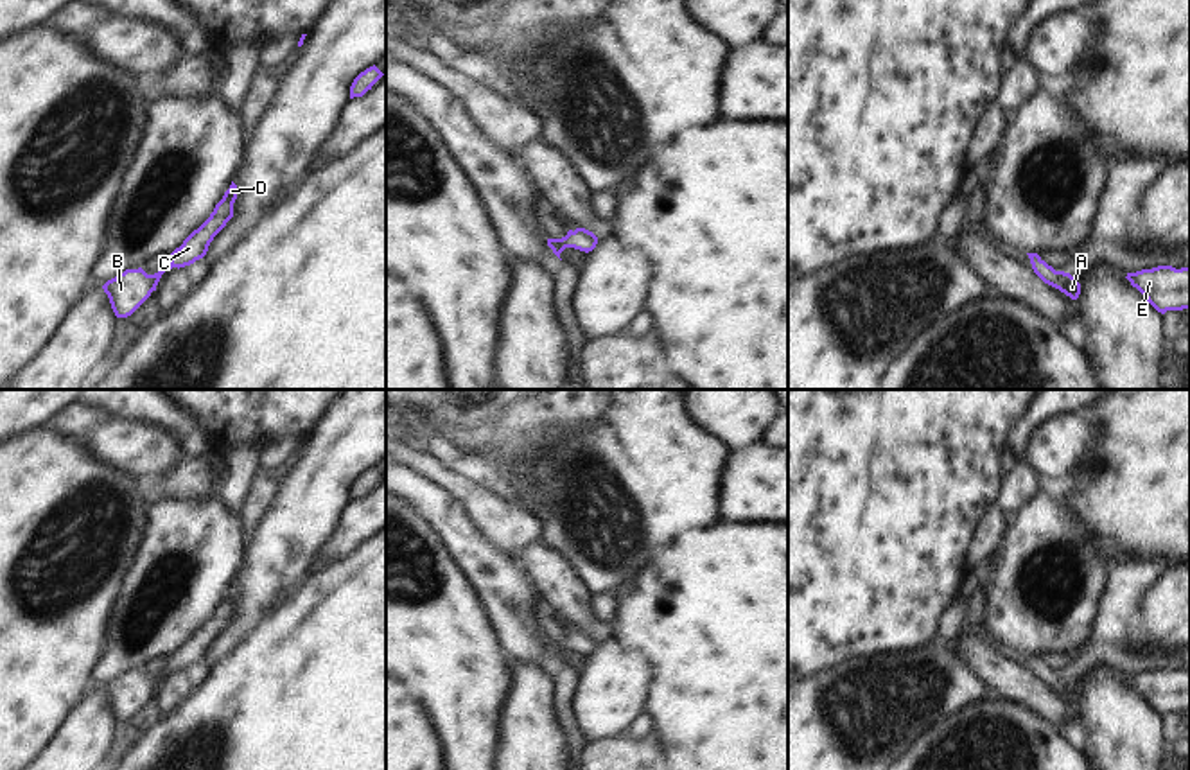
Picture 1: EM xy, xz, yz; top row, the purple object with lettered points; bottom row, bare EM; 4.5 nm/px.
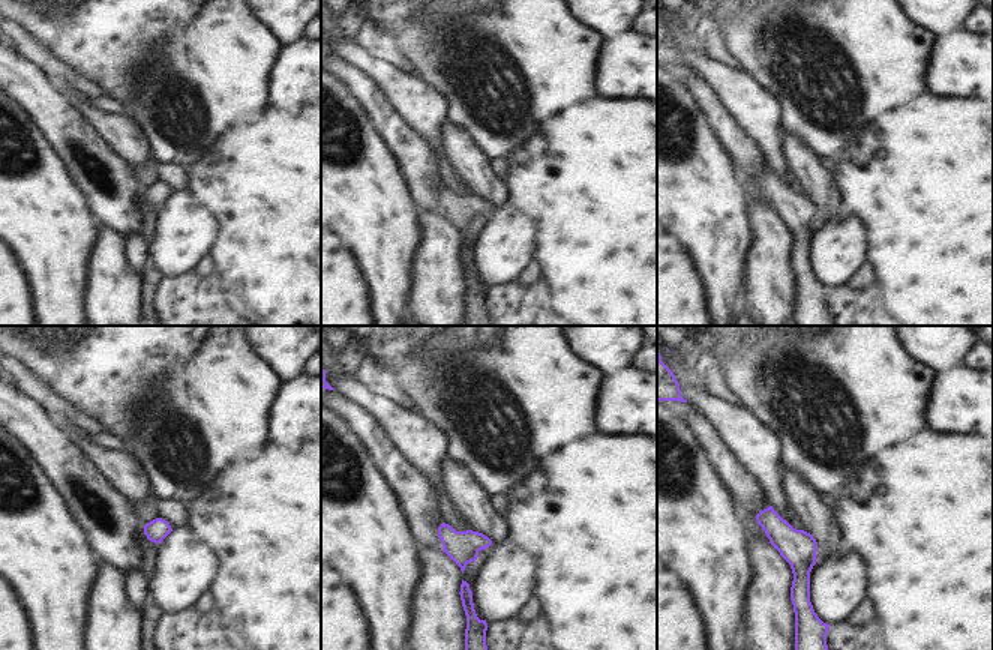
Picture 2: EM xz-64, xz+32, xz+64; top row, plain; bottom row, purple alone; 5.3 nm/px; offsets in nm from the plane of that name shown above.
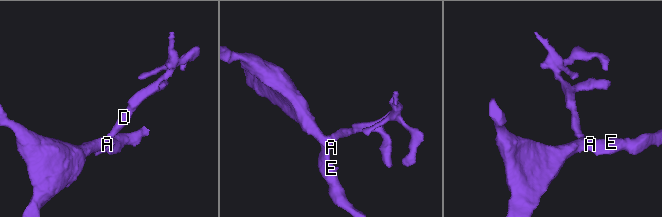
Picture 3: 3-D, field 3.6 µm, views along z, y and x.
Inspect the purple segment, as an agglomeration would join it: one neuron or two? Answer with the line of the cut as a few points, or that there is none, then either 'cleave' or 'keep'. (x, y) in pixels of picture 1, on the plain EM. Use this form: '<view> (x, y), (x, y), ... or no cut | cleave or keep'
no cut | keep

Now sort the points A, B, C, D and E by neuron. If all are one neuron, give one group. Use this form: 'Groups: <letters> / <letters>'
Groups: A B C D E.

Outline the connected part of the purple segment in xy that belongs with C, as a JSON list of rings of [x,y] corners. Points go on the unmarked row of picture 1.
[[[232,583],[223,601],[215,607],[210,619],[194,632],[179,650],[169,659],[171,662],[154,677],[147,677],[142,669],[126,671],[118,678],[108,682],[102,691],[109,700],[117,720],[131,718],[156,693],[162,677],[172,669],[185,669],[203,661],[214,639],[233,619],[233,605],[237,601],[237,587]]]

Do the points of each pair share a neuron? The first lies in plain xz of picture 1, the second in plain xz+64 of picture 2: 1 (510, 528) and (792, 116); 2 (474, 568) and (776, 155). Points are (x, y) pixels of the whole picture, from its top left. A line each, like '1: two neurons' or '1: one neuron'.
1: two neurons
2: two neurons

